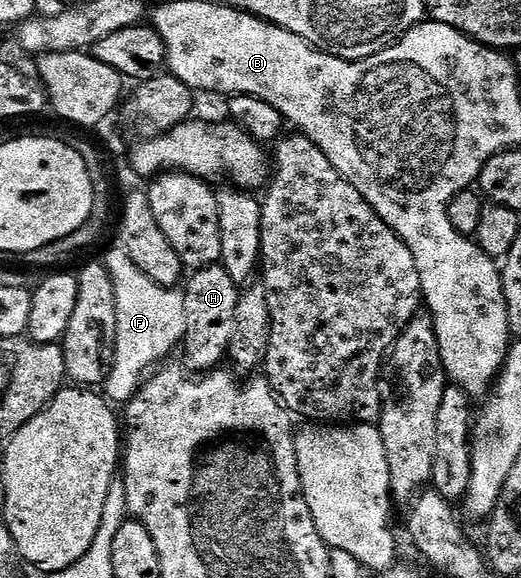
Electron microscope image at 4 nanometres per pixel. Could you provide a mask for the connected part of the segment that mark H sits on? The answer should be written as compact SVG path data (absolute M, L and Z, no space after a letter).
M221 265L199 267L193 272L194 275L185 280L184 283L184 313L186 314L186 338L182 350L186 355L185 364L196 373L205 373L215 370L225 357L229 354L230 342L232 341L232 328L236 318L236 301L240 284L232 281L225 268Z

